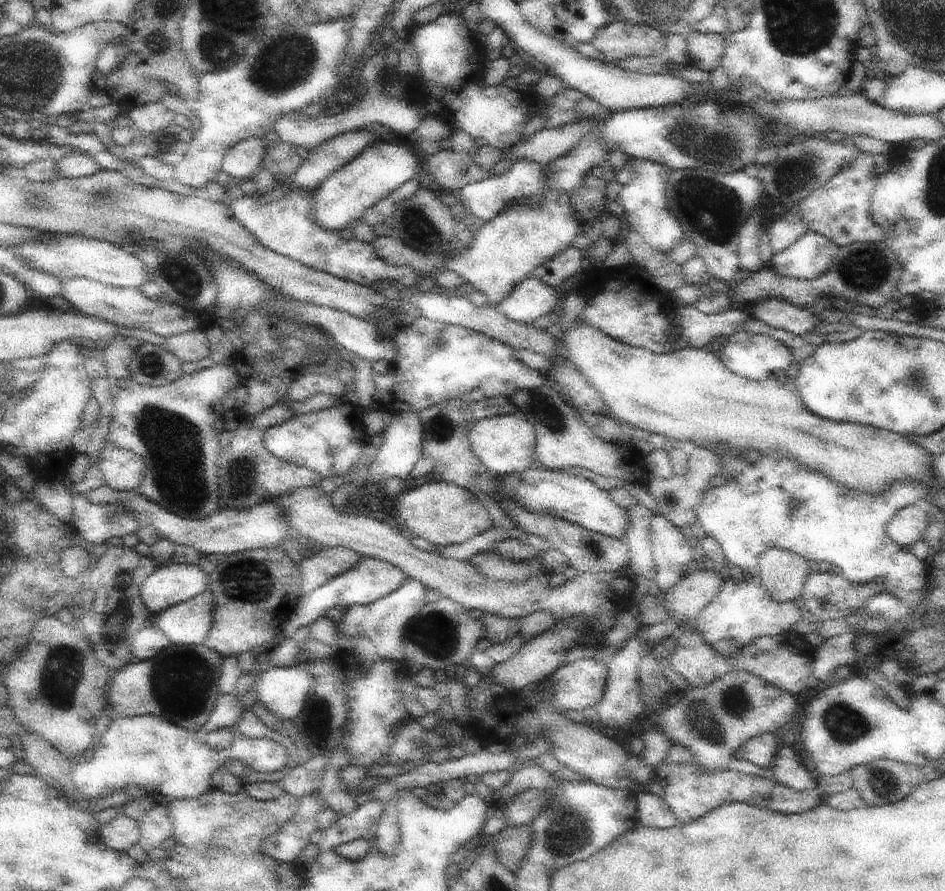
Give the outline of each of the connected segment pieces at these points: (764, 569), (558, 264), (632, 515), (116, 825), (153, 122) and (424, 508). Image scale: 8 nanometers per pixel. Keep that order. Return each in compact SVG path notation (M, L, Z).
M772 547L761 558L761 581L778 602L803 596L813 566L795 552Z
M570 245L564 252L539 266L534 271L534 276L544 284L556 289L561 283L574 277L581 270L583 256L585 253L582 250Z
M640 503L631 506L627 511L629 521L624 538L631 550L631 565L629 567L636 574L654 579L656 567L651 551L649 528L656 512L646 509Z
M120 812L99 826L100 840L115 851L126 851L141 840L140 823Z
M161 101L133 108L126 114L132 119L137 132L152 134L174 123L176 112L168 109Z
M434 481L405 490L395 515L407 530L412 531L417 537L432 542L436 547L465 543L485 533L493 525L487 508L474 493L446 481Z

